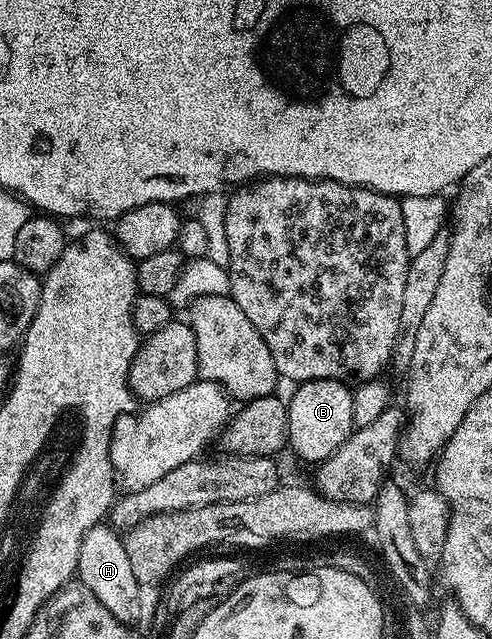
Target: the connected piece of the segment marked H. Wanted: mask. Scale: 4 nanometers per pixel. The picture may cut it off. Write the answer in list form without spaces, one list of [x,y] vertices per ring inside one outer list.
[[[109,524],[92,526],[83,536],[83,544],[79,548],[76,577],[80,585],[85,586],[115,616],[115,620],[134,619],[136,594],[143,589],[142,583],[135,580],[135,572],[131,569],[131,560],[127,557],[127,548],[122,535]]]

